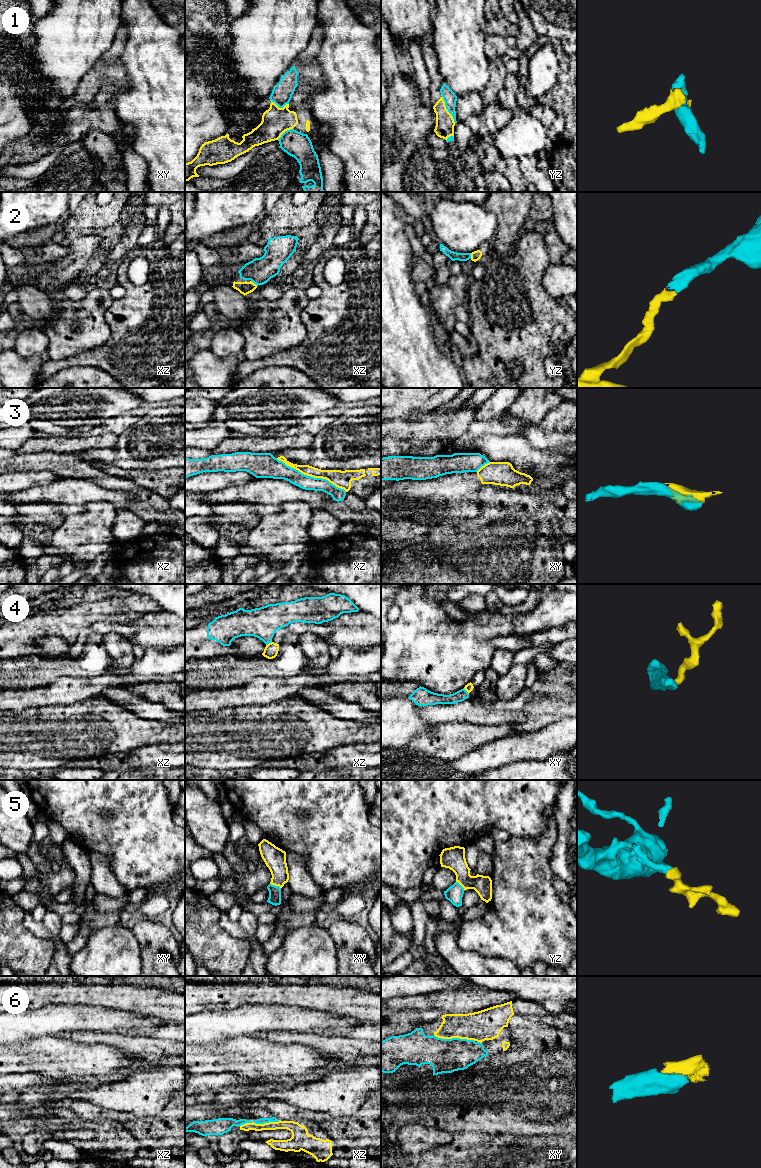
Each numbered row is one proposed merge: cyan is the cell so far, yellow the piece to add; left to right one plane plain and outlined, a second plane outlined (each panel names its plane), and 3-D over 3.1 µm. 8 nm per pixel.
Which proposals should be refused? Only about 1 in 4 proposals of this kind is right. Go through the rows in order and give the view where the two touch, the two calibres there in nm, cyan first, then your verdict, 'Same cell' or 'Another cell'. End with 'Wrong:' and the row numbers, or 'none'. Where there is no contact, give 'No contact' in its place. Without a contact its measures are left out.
1: Touches cyan in yz. Thickness 110 nm (cyan) against 150 nm. Another cell
2: Touches cyan in xz. Thickness 200 nm (cyan) against 100 nm. Same cell
3: Touches cyan in xz. Thickness 140 nm (cyan) against 140 nm. Another cell
4: Touches cyan in xy. Thickness 90 nm (cyan) against 70 nm. Another cell
5: Touches cyan in xy. Thickness 100 nm (cyan) against 180 nm. Same cell
6: Touches cyan in xy. Thickness 280 nm (cyan) against 240 nm. Same cell
Wrong: 1, 3, 4

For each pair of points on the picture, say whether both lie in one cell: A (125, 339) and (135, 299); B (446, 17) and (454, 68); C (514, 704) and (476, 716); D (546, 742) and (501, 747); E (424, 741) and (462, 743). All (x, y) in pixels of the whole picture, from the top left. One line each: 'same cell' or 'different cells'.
A: same cell
B: same cell
C: different cells
D: same cell
E: same cell

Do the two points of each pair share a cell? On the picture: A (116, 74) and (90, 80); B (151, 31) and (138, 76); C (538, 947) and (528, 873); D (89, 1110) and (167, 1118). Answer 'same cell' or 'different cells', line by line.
A: same cell
B: same cell
C: same cell
D: same cell

